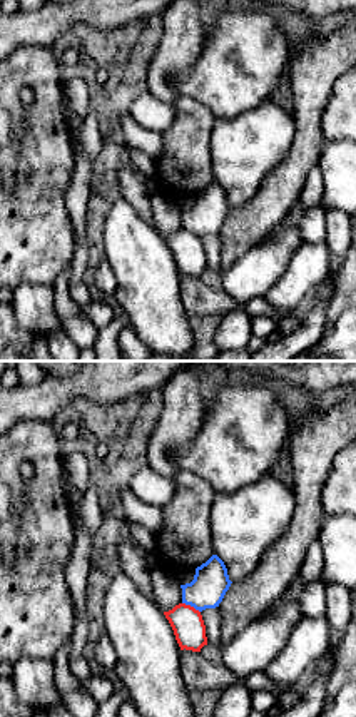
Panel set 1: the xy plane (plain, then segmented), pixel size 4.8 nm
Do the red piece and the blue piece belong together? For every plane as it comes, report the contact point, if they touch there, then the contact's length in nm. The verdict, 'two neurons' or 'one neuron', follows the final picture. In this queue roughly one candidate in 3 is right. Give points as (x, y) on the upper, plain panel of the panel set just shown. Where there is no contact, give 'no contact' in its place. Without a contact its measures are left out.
(189, 231) | 100 nm

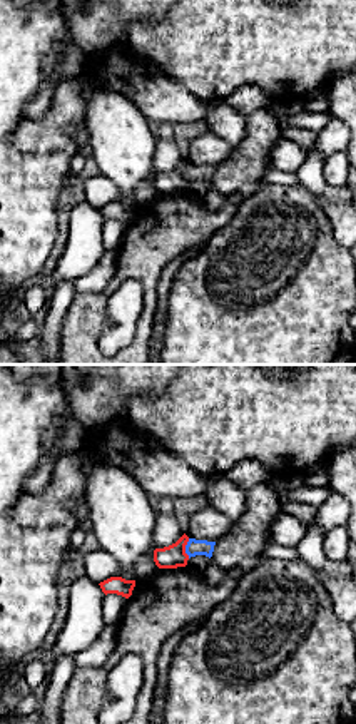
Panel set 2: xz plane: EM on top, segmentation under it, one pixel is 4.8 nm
(184, 174) | 100 nm

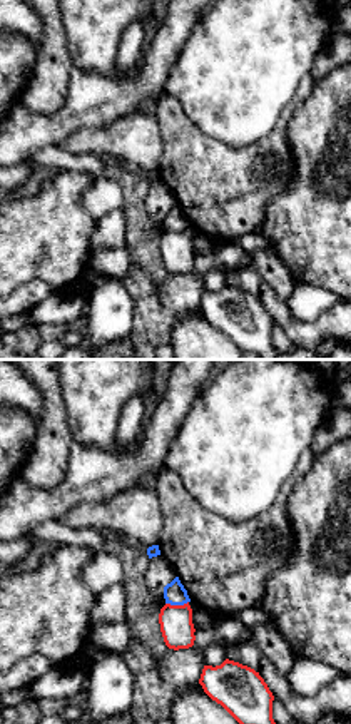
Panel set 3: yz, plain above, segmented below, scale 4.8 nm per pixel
(176, 231) | 110 nm

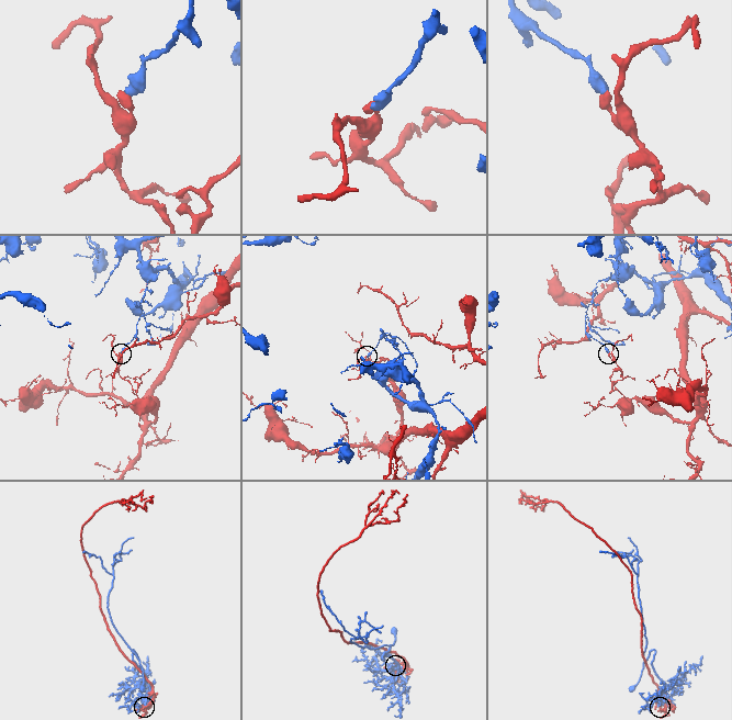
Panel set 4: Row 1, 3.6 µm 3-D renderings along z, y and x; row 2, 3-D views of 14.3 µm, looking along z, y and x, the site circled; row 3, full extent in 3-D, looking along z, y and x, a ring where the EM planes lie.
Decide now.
two neurons

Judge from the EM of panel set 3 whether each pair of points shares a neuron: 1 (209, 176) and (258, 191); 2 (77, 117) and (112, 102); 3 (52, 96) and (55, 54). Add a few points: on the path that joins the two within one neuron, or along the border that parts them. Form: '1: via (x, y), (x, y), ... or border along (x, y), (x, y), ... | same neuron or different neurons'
1: via (221, 188), (246, 188) | same neuron
2: via (86, 109), (92, 102), (104, 102) | same neuron
3: via (52, 86), (54, 64) | same neuron

